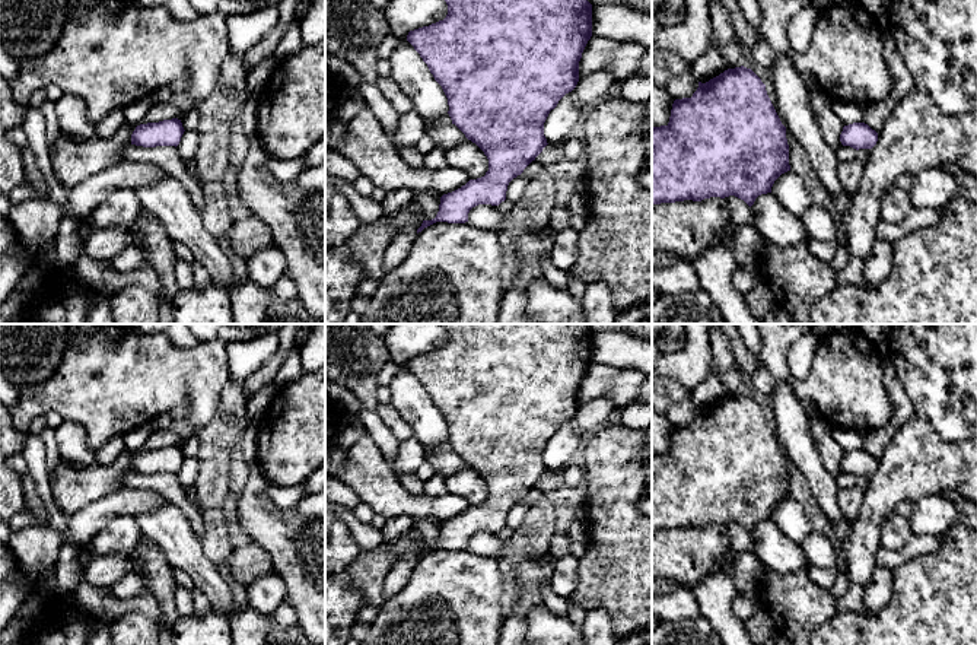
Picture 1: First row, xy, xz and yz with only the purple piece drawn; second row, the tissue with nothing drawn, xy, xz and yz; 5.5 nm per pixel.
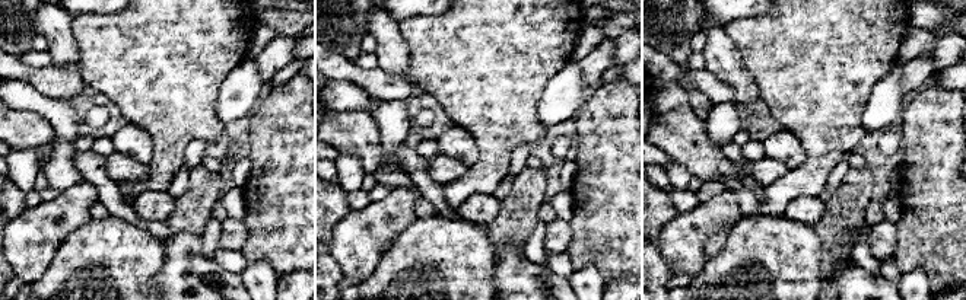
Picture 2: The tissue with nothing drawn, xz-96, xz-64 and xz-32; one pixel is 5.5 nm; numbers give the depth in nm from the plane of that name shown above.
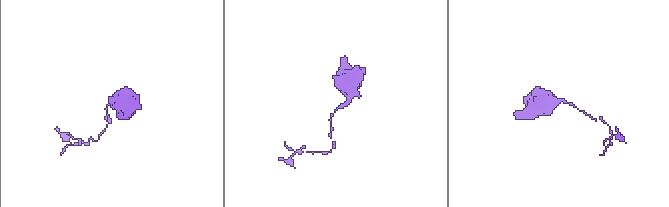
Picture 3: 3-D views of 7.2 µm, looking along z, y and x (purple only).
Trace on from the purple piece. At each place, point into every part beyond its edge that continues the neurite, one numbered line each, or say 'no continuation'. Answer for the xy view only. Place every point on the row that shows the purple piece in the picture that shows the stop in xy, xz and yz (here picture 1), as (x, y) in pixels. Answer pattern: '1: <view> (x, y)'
no continuation

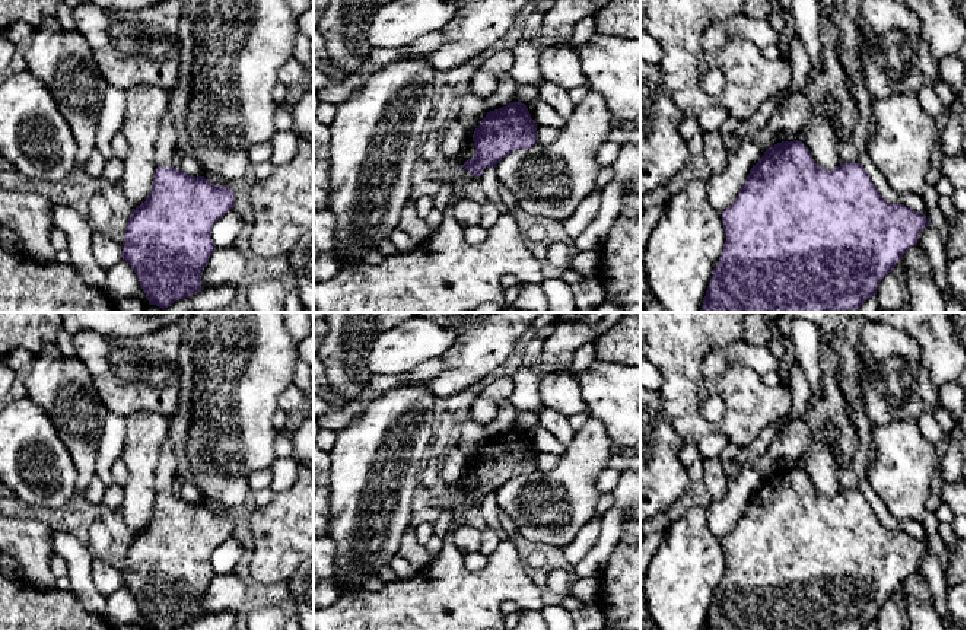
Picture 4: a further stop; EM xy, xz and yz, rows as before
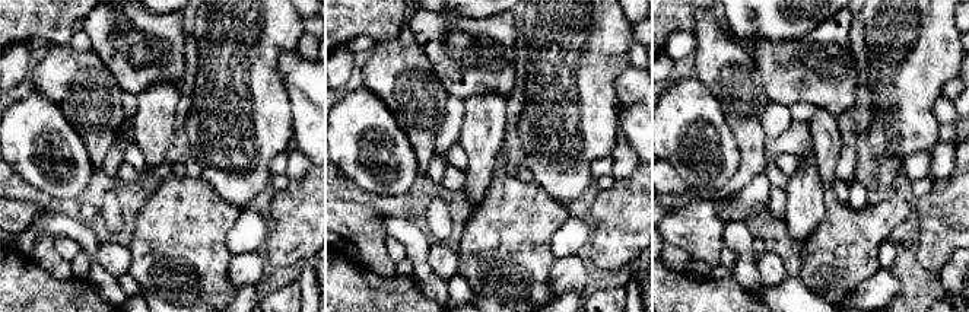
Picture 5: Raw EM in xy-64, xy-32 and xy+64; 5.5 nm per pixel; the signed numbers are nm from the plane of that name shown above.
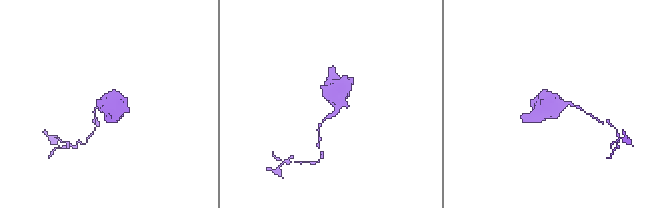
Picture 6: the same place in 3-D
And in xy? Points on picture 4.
1: xy (165, 143)

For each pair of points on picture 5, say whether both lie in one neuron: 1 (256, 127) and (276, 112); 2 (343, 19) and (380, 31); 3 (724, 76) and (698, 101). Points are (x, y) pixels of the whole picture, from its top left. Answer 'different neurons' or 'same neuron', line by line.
1: same neuron
2: same neuron
3: different neurons

